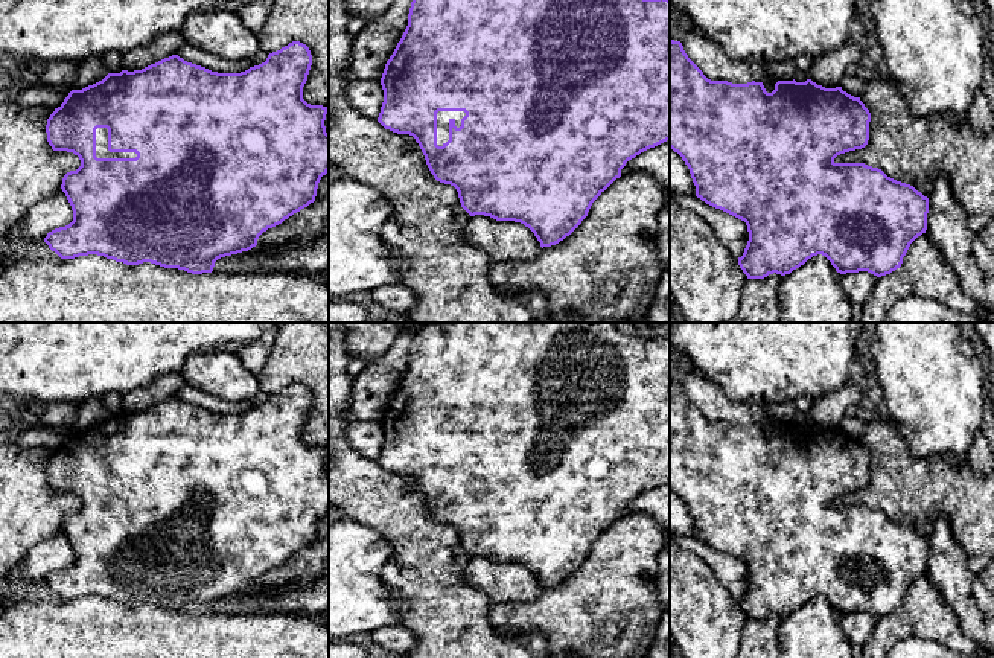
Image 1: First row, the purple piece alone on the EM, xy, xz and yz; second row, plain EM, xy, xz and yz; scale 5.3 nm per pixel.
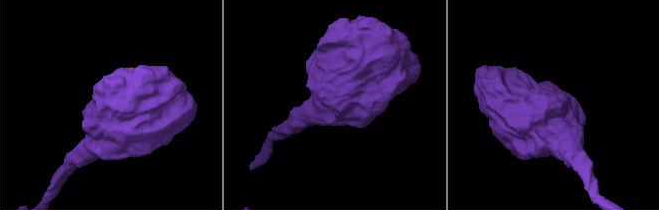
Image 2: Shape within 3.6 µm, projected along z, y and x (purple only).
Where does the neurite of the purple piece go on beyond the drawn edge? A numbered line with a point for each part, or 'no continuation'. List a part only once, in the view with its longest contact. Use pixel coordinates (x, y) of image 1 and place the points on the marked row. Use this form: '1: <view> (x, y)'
1: xy (102, 151)

